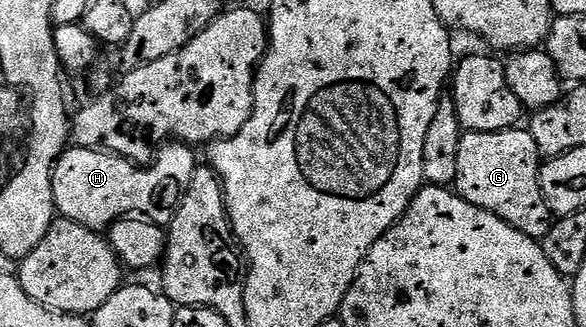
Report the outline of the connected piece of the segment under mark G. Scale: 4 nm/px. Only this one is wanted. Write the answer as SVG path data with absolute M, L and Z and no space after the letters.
M529 128L501 129L495 133L463 132L460 159L456 159L453 188L468 203L496 215L526 237L548 235L552 214L542 194L538 171L540 158Z

